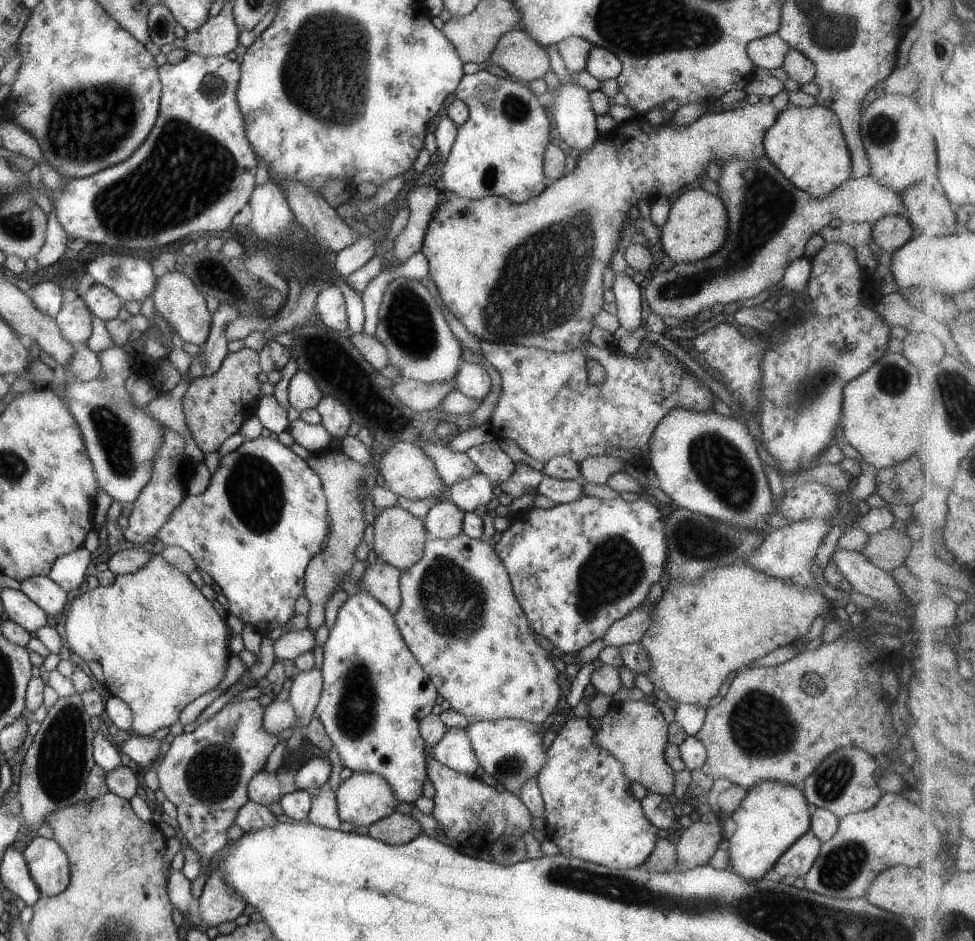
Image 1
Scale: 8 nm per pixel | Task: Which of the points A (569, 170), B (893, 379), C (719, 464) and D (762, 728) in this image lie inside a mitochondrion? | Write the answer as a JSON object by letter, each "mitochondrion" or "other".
{"A":"other","B":"mitochondrion","C":"mitochondrion","D":"mitochondrion"}

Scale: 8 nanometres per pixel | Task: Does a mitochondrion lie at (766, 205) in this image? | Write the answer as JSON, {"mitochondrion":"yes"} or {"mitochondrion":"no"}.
{"mitochondrion":"yes"}

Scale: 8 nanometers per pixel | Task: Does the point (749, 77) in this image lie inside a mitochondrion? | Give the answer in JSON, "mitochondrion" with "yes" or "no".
{"mitochondrion":"no"}

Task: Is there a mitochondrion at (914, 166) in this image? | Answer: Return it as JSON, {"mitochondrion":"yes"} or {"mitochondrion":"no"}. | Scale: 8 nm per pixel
{"mitochondrion":"no"}

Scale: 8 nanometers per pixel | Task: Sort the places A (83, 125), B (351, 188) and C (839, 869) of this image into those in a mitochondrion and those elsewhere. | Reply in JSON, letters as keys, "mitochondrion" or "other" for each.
{"A":"mitochondrion","B":"other","C":"mitochondrion"}

